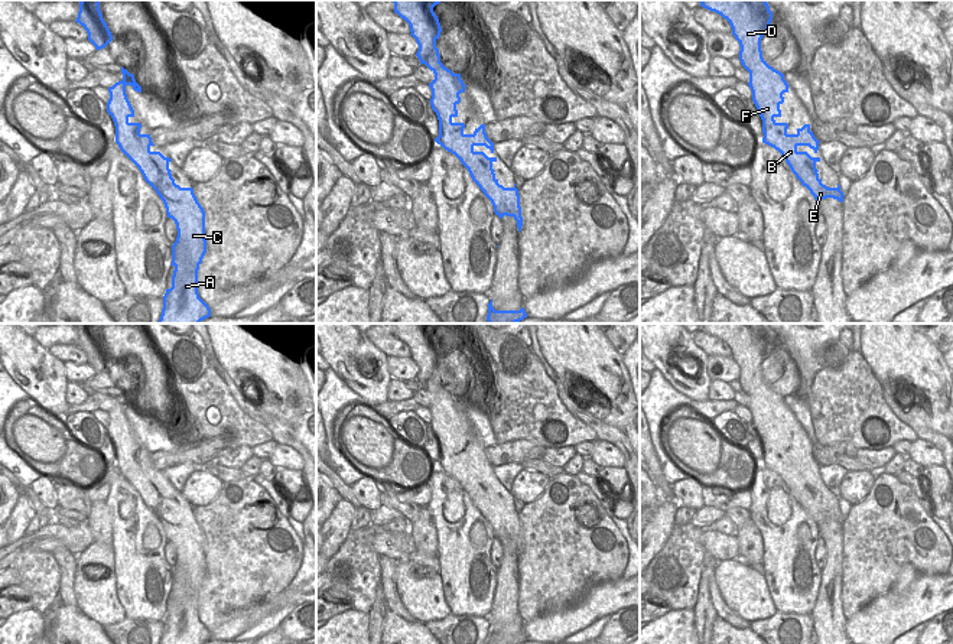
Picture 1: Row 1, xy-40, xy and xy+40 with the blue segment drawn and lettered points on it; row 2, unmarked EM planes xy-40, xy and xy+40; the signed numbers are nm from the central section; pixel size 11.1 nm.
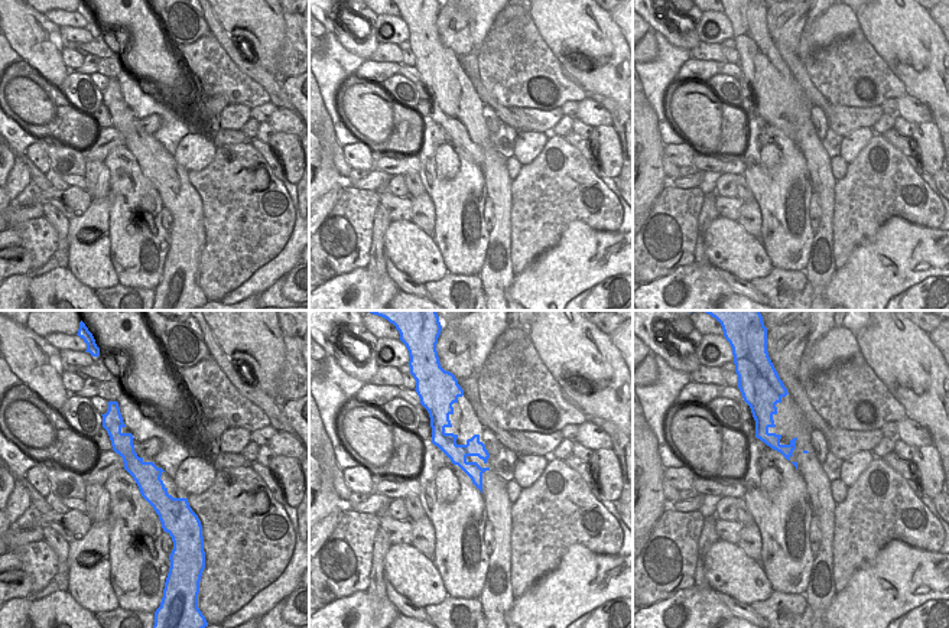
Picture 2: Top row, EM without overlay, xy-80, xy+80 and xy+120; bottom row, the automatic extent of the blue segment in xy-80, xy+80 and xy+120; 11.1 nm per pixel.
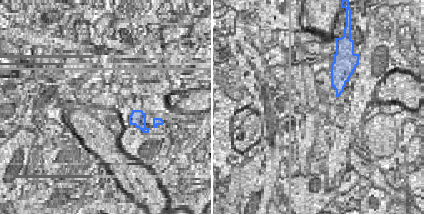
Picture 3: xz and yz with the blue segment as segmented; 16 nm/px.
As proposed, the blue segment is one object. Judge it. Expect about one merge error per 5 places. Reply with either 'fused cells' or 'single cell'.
single cell

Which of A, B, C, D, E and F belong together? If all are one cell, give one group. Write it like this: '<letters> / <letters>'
A B C D E F

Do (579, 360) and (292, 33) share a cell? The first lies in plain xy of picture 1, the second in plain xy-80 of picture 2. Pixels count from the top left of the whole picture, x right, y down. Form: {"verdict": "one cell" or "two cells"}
{"verdict": "two cells"}

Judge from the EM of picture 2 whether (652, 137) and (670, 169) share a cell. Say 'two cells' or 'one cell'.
two cells

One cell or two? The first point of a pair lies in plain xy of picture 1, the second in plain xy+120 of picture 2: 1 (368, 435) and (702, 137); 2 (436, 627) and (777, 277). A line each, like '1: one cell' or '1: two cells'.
1: one cell
2: one cell

